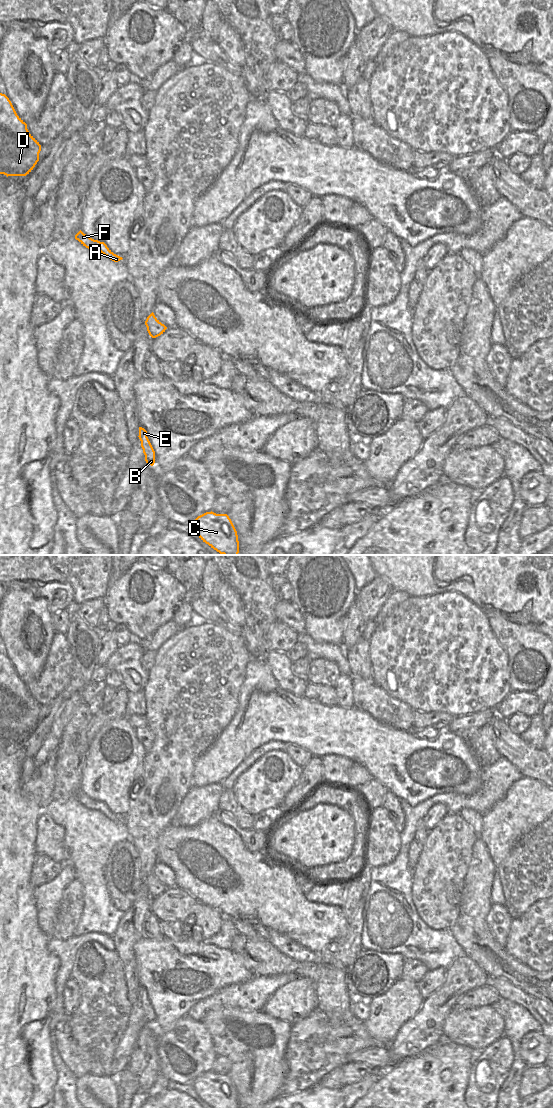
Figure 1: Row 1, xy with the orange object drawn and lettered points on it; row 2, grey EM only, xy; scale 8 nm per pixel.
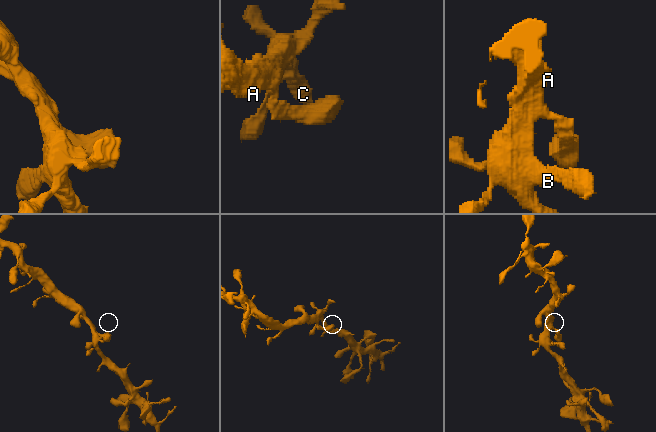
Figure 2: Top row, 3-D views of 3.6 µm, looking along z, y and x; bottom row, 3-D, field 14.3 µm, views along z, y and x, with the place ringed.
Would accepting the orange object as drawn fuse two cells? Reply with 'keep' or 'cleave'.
keep

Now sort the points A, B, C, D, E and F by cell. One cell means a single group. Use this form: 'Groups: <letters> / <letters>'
Groups: A B C D E F

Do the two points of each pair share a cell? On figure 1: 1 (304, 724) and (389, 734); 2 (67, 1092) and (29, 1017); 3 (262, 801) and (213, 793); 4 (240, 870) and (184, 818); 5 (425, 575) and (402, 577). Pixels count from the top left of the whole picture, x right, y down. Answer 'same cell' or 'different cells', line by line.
1: same cell
2: different cells
3: different cells
4: different cells
5: same cell

